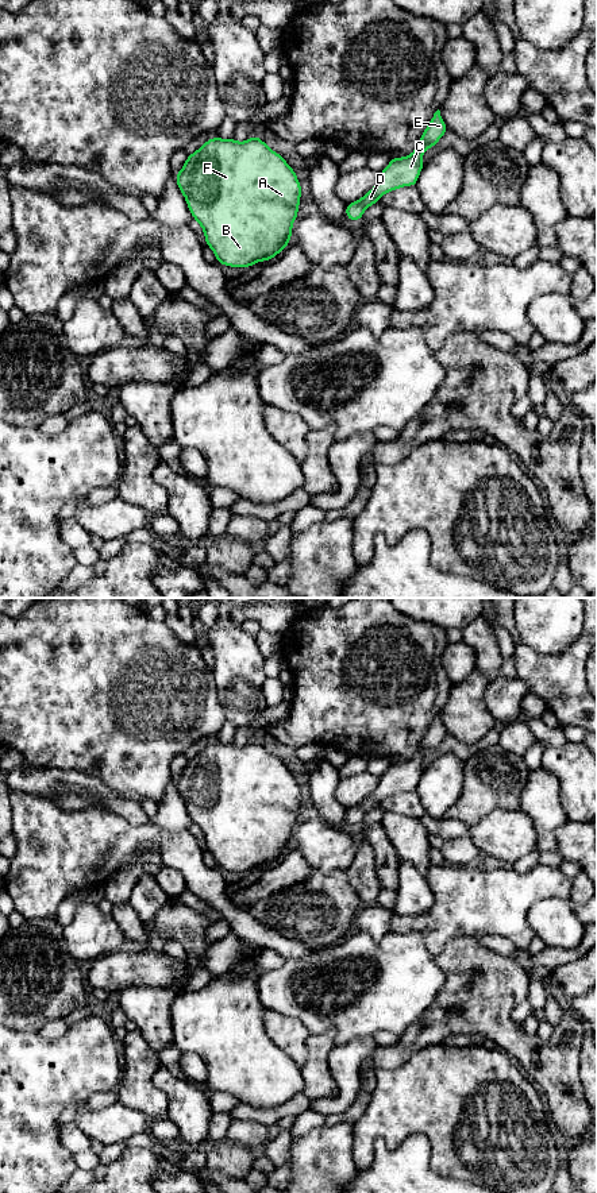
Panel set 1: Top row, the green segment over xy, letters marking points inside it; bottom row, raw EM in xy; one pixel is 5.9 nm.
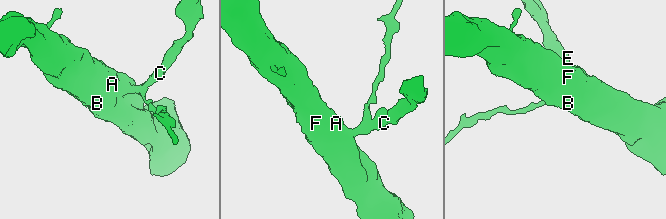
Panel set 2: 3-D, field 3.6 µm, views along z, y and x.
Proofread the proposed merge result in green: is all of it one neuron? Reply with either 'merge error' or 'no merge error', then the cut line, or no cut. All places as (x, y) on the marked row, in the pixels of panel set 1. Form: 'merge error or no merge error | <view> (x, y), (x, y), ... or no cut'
no merge error | no cut

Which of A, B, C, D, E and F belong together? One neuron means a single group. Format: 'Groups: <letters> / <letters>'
Groups: A B C D E F

